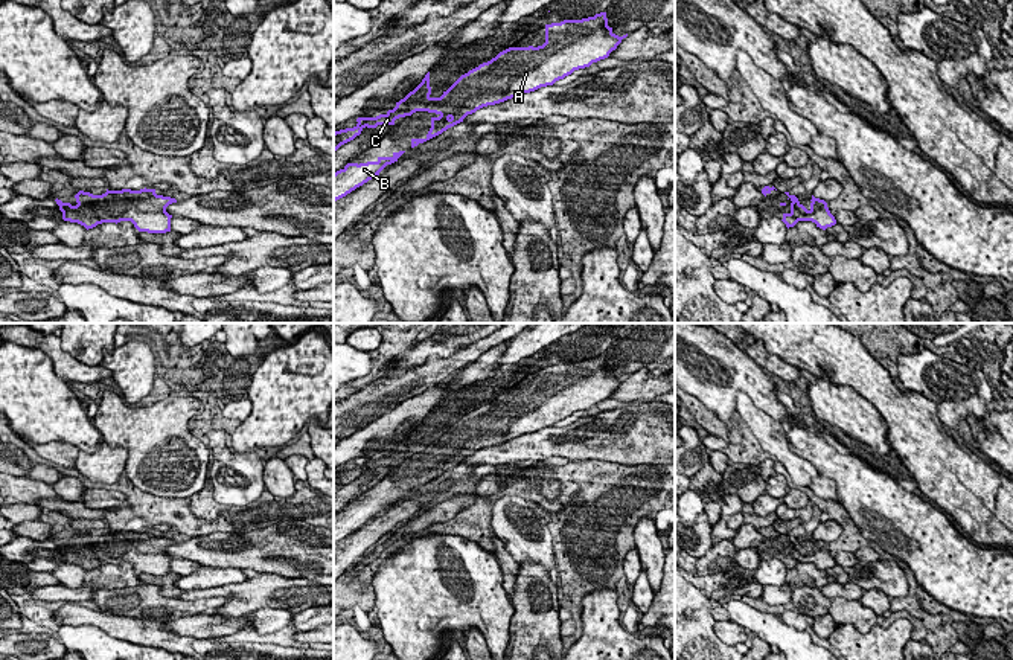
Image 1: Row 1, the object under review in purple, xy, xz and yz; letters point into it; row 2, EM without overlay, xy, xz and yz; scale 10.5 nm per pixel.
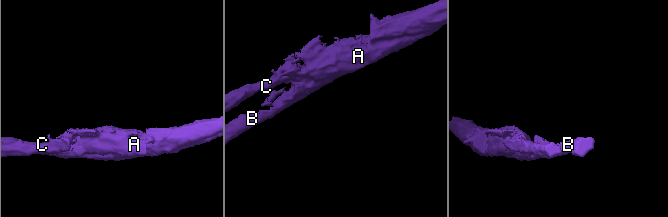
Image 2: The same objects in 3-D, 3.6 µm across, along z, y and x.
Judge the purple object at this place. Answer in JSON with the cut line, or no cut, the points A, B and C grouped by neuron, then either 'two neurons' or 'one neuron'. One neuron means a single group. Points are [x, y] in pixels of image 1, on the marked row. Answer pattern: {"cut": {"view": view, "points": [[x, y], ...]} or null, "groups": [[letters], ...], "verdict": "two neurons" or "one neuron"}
{"cut": {"view": "xy", "points": [[92, 195], [95, 212], [108, 221]]}, "groups": [["A", "B"], ["C"]], "verdict": "two neurons"}

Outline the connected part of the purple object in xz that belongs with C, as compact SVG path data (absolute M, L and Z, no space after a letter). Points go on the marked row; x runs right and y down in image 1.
M430 72L425 75L422 82L410 91L404 99L396 102L393 110L376 117L358 117L353 128L346 128L334 133L334 152L344 143L353 140L361 131L367 128L376 128L378 125L395 125L399 117L411 116L416 111L433 111L434 101L439 98L431 98L430 87Z

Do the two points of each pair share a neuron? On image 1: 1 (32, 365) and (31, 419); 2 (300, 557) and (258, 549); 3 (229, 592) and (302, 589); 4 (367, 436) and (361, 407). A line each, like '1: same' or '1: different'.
1: same
2: same
3: same
4: different

